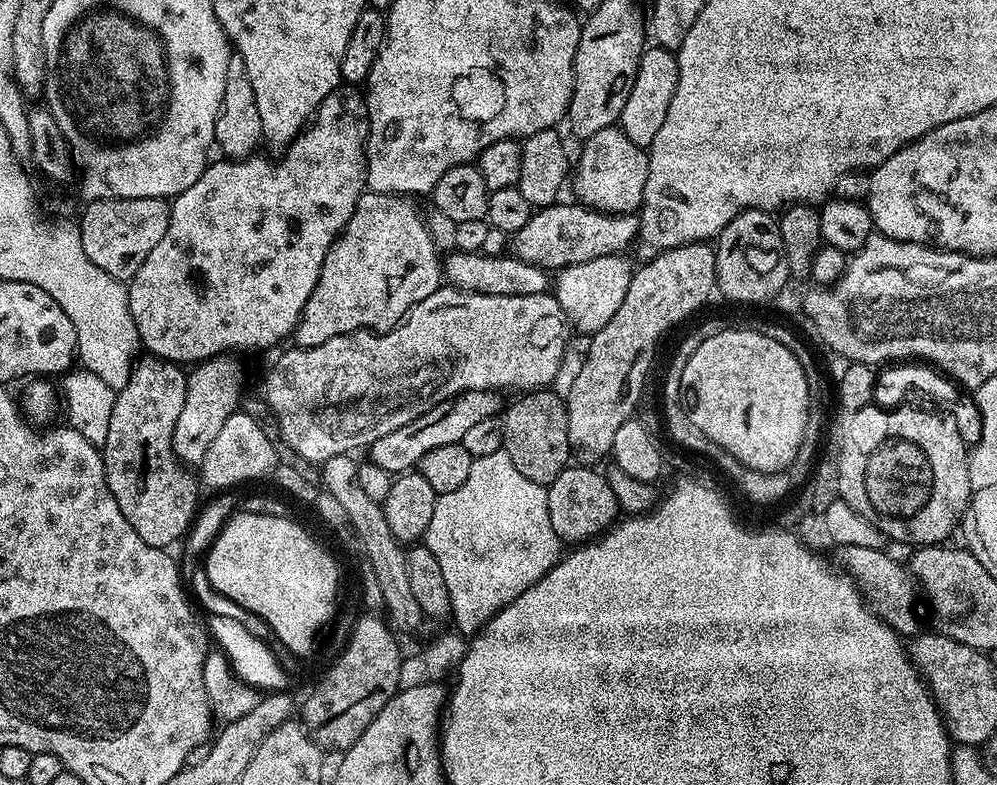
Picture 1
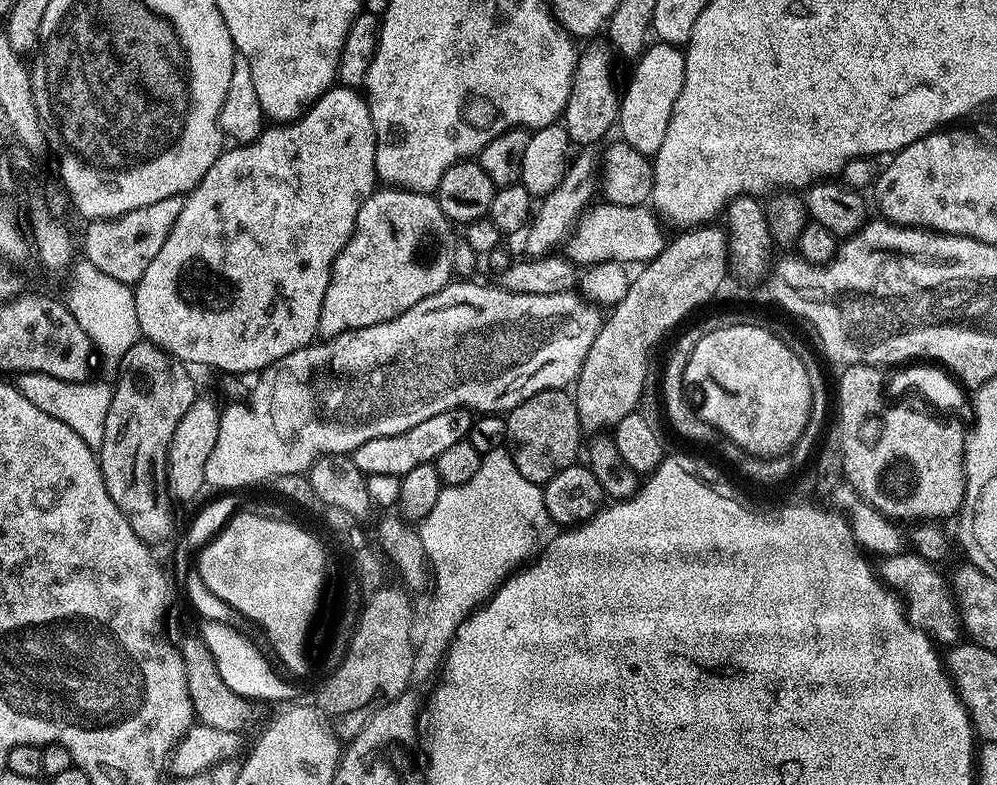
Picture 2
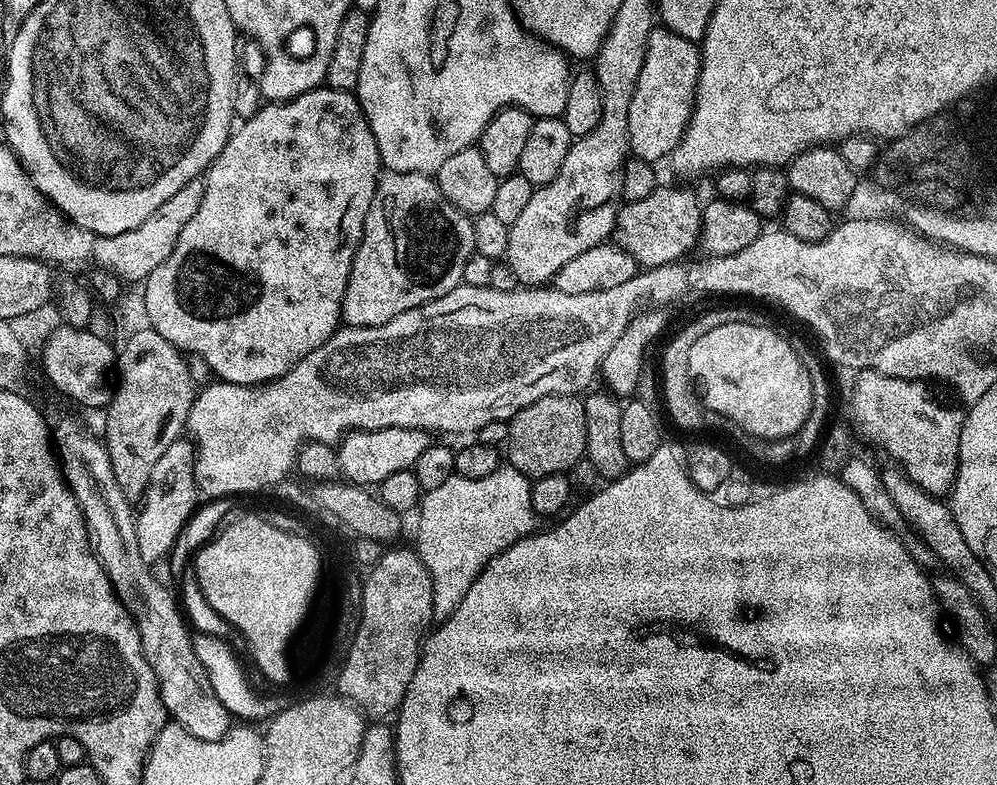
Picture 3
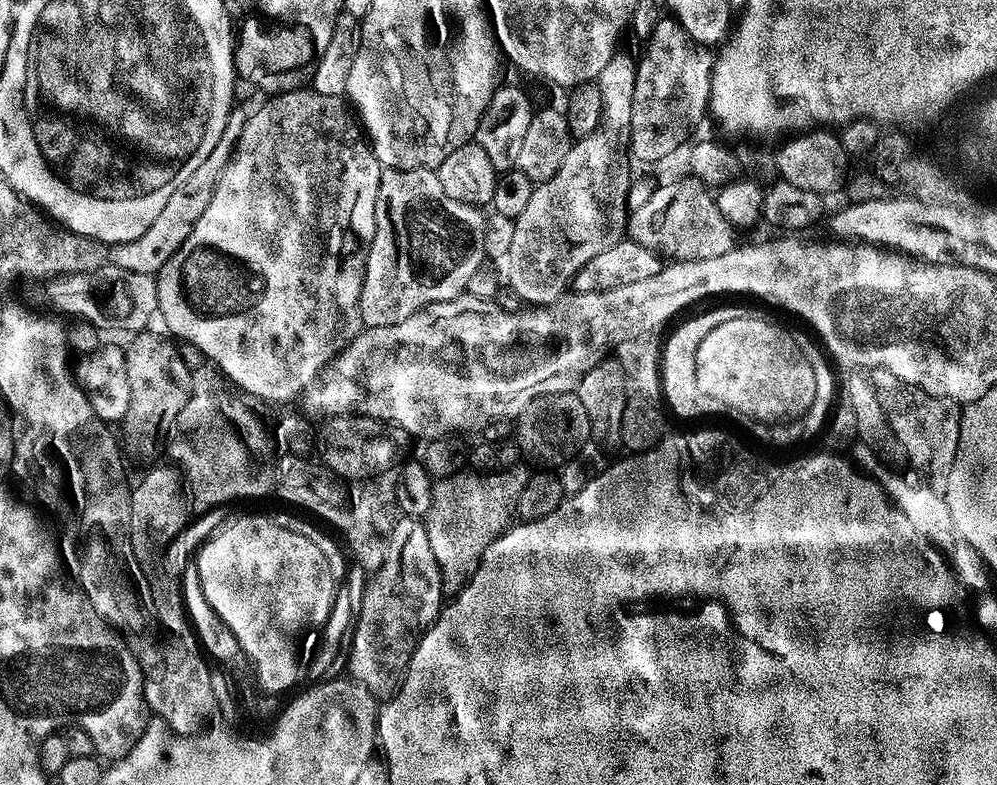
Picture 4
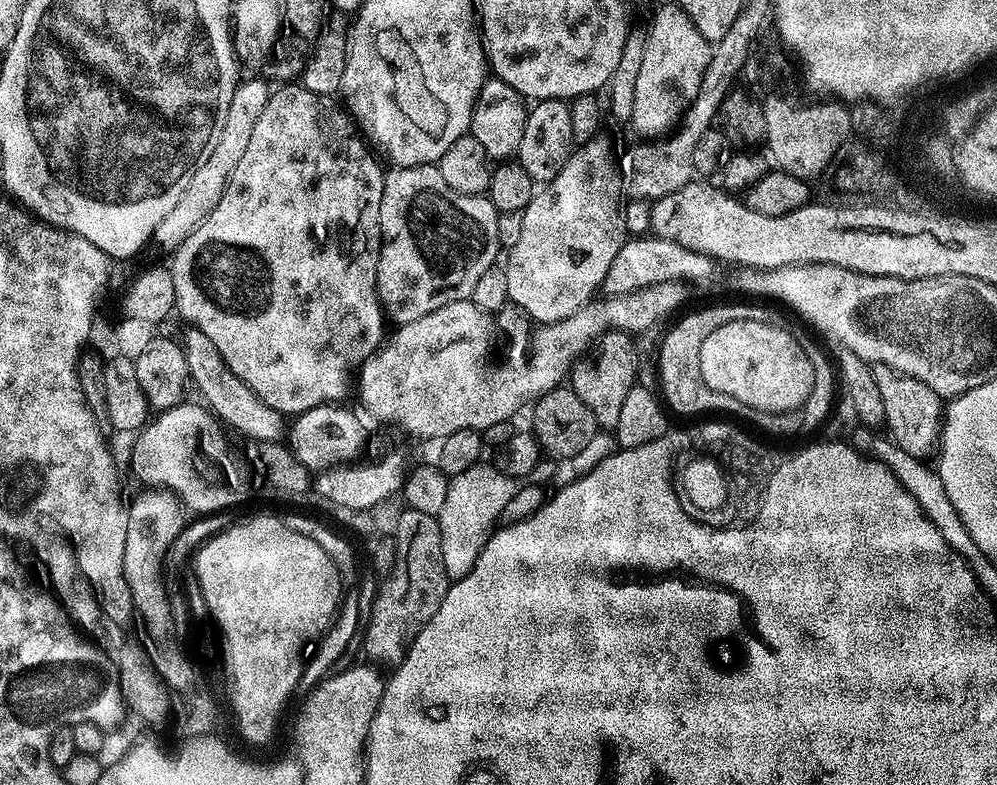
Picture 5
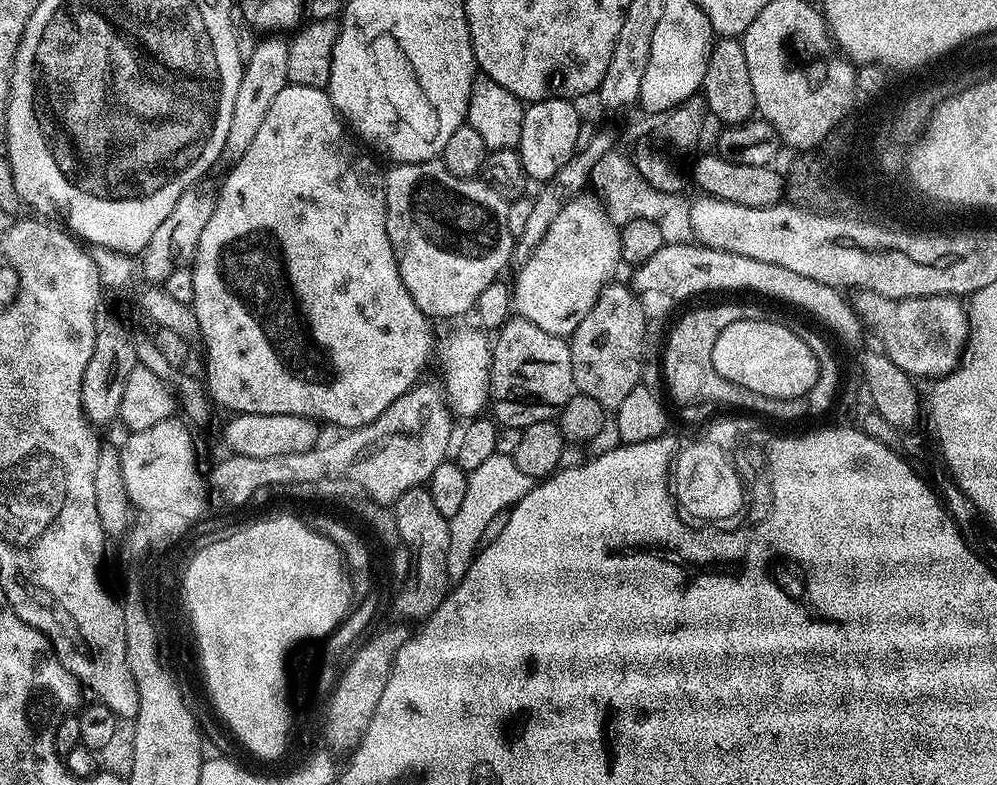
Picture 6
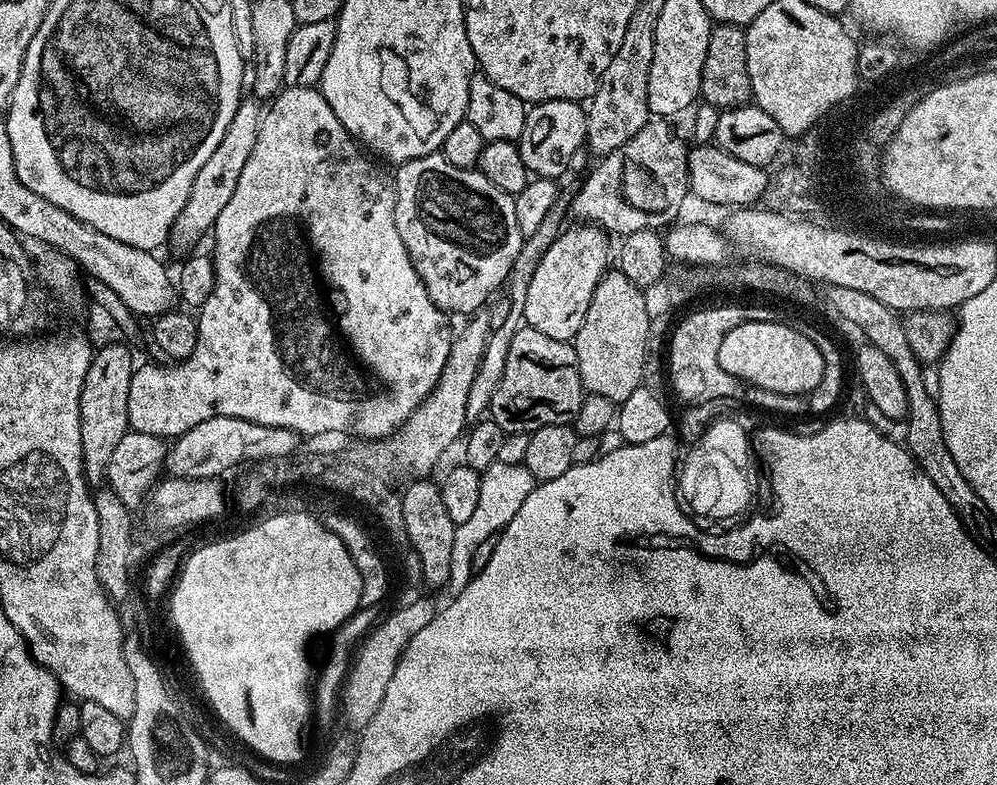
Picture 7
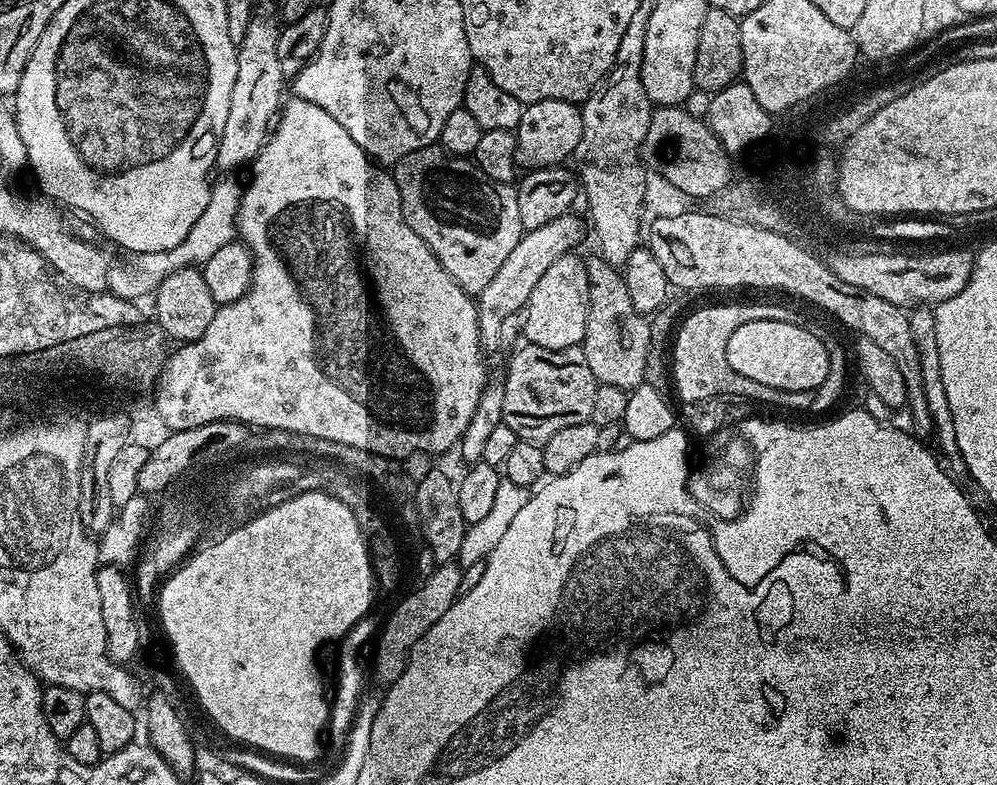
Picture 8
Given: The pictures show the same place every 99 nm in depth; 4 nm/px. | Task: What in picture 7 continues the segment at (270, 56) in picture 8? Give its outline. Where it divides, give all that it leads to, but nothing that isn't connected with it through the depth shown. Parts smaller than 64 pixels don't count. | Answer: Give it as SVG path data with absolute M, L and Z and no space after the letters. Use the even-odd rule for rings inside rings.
M241 99L240 105L234 110L234 118L230 118L230 126L226 126L226 134L222 134L222 142L214 149L214 154L206 158L202 170L194 174L194 182L190 186L190 194L186 204L174 218L172 229L168 231L167 243L172 244L176 252L188 254L200 239L207 237L216 226L218 214L226 207L226 202L234 195L234 186L238 186L238 178L242 175L242 166L246 166L246 158L250 158L250 150L254 150L254 142L258 142L258 130L262 108L255 104L255 99Z

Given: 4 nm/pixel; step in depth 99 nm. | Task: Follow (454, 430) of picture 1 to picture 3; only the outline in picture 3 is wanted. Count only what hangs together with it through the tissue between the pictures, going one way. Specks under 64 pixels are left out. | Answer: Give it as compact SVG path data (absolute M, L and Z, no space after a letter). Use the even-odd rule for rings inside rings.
M383 428L369 432L349 432L336 448L340 476L350 484L379 486L383 480L390 478L390 474L398 474L398 470L415 469L418 458L426 454L429 443L429 433L423 428Z

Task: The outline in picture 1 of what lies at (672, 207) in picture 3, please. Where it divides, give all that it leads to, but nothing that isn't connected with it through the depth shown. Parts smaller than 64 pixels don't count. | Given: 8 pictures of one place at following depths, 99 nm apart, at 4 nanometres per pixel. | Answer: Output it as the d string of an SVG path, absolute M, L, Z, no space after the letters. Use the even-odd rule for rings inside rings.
M557 202L548 208L533 211L530 222L526 222L526 226L522 226L522 230L514 233L510 240L510 248L519 260L537 264L538 267L545 270L559 270L566 266L574 266L578 262L590 262L594 258L606 258L627 253L629 251L627 248L632 243L637 243L640 222L635 215L615 216L609 212L596 212L592 208L585 208L579 202L564 203Z

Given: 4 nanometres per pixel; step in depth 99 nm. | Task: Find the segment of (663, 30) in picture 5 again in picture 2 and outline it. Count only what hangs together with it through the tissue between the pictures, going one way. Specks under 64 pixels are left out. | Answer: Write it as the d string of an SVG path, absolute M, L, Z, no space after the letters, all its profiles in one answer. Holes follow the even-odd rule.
M652 42L640 53L635 64L636 69L628 80L628 89L625 92L623 89L620 96L619 139L644 156L652 158L658 146L662 146L662 138L666 138L666 126L670 126L674 102L678 102L678 94L682 94L686 62L683 51L677 45Z

